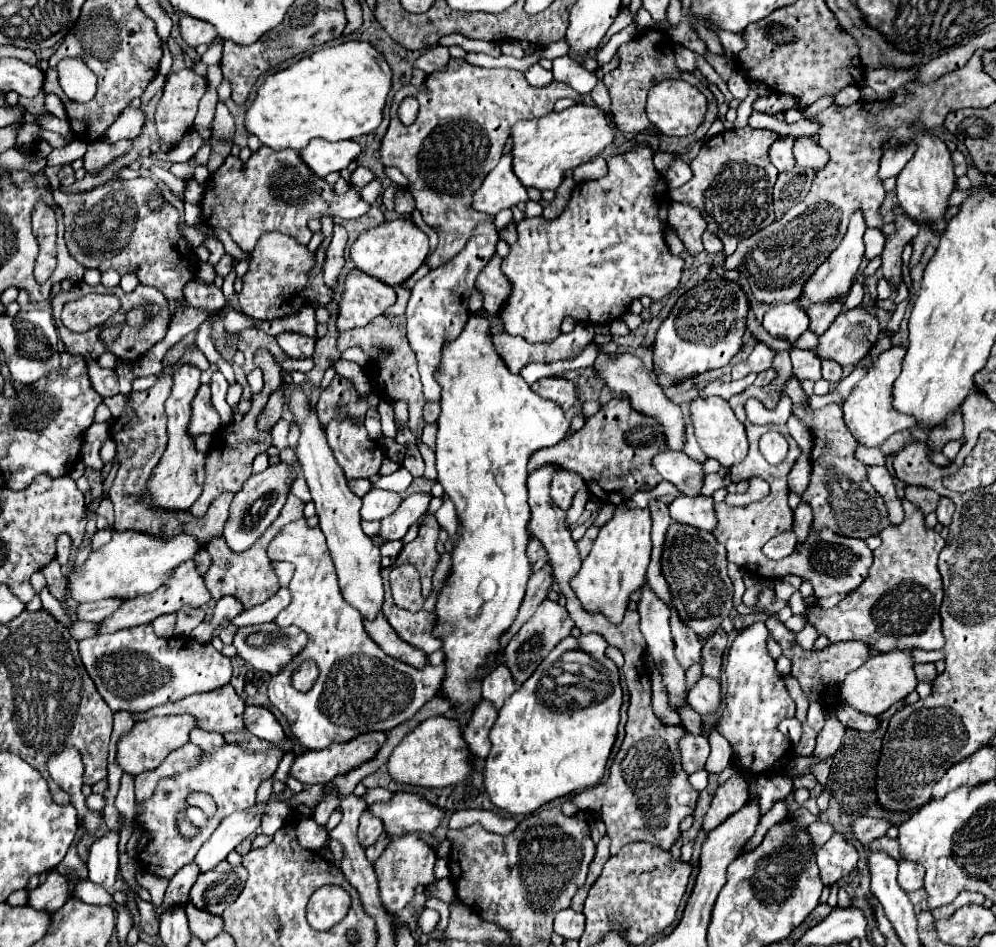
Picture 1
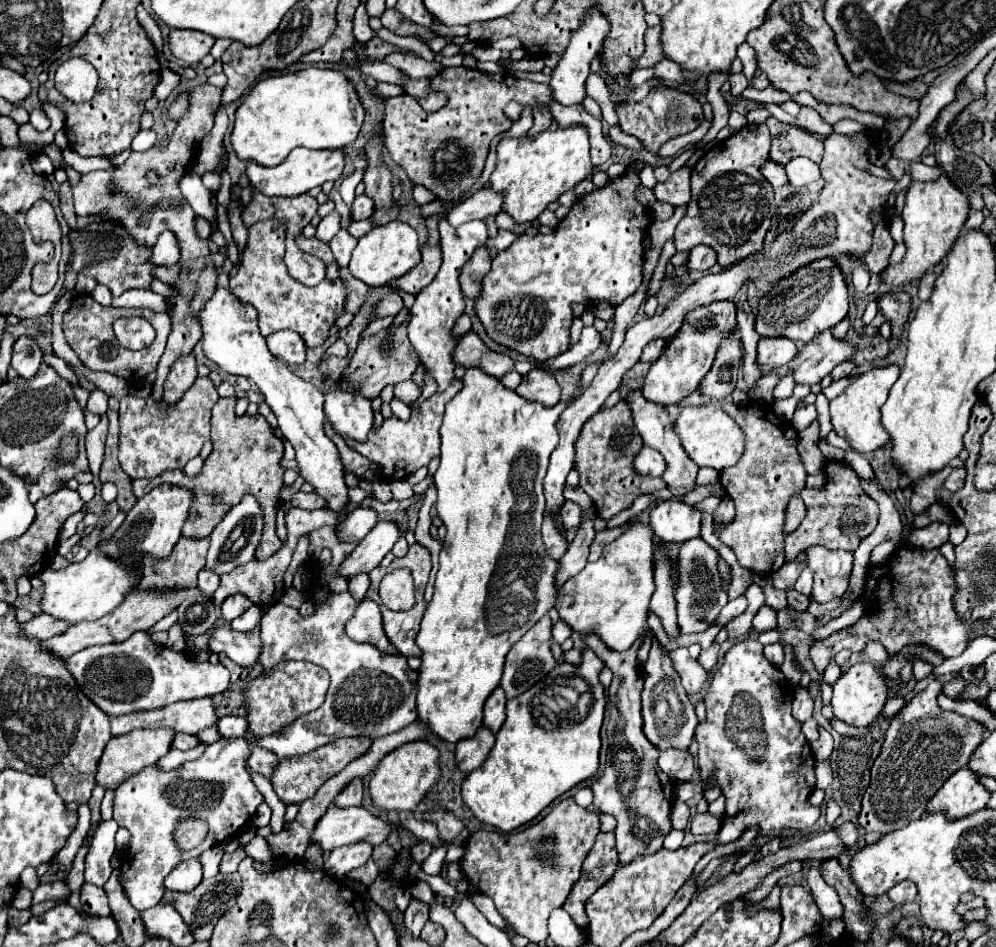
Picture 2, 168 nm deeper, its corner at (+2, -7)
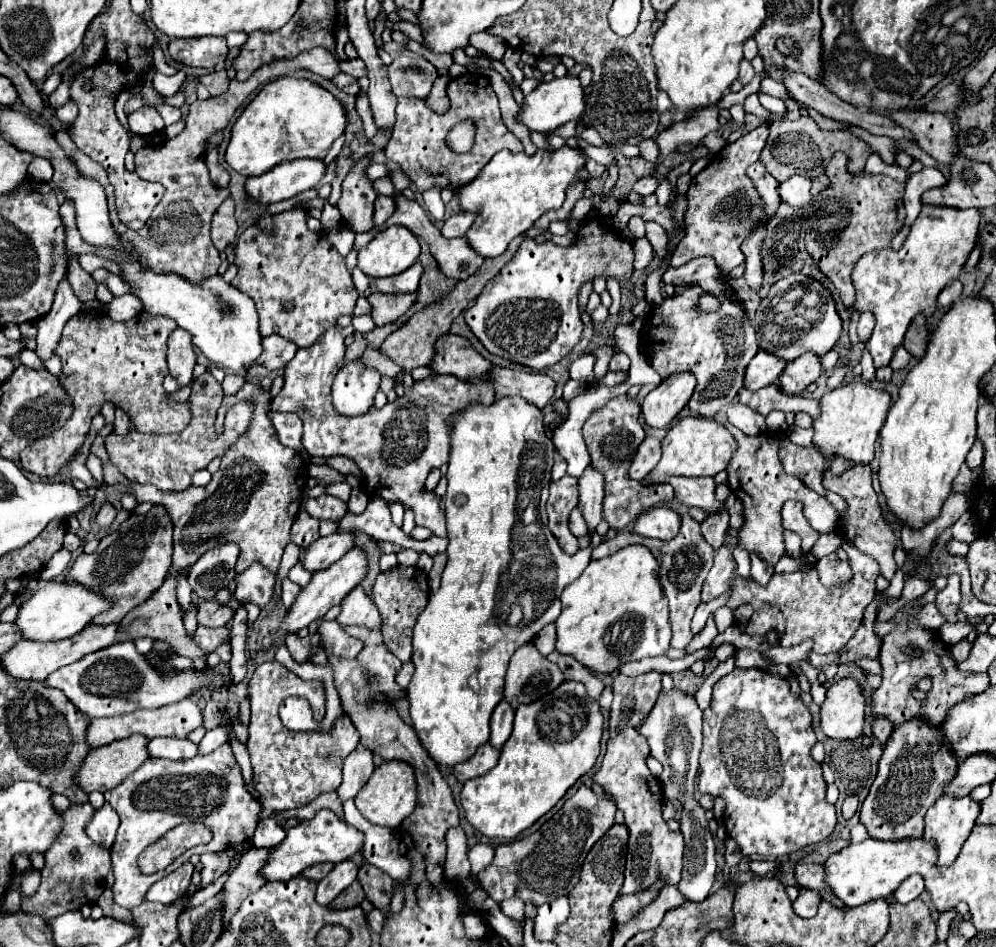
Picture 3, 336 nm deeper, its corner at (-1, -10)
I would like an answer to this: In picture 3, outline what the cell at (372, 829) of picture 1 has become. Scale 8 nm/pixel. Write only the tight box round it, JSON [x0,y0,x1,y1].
[315,859,359,905]

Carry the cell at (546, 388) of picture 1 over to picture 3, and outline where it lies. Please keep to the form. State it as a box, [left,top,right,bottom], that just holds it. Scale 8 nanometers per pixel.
[493,367,555,409]

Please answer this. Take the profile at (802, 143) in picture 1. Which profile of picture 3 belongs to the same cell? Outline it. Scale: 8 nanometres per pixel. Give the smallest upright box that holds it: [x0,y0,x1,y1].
[779,175,811,207]

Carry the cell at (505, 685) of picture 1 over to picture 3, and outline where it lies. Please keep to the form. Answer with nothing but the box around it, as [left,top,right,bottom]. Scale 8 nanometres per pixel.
[489,699,513,749]

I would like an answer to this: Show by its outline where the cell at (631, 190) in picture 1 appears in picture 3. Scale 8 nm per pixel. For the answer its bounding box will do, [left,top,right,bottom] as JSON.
[465,219,635,371]

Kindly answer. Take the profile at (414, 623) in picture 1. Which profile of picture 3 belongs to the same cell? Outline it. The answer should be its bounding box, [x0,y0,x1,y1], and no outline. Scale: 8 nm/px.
[373,565,429,663]

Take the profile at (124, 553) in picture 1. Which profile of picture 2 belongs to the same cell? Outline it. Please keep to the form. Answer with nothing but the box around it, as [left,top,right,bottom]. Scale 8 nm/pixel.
[38,548,142,624]

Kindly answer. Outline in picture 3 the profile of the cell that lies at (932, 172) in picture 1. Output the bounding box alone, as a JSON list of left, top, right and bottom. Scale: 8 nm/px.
[853,205,979,367]

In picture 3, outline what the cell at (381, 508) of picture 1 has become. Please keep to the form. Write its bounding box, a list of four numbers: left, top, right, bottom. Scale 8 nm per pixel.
[303,531,355,573]

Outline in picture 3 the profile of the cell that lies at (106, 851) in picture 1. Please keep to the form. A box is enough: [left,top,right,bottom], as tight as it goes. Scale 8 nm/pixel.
[87,803,119,849]

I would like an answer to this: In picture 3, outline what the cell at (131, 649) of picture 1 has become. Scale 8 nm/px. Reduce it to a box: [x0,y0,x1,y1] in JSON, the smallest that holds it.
[47,641,225,717]

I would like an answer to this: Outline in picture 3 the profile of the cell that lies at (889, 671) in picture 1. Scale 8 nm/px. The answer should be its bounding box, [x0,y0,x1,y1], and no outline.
[821,677,865,739]

